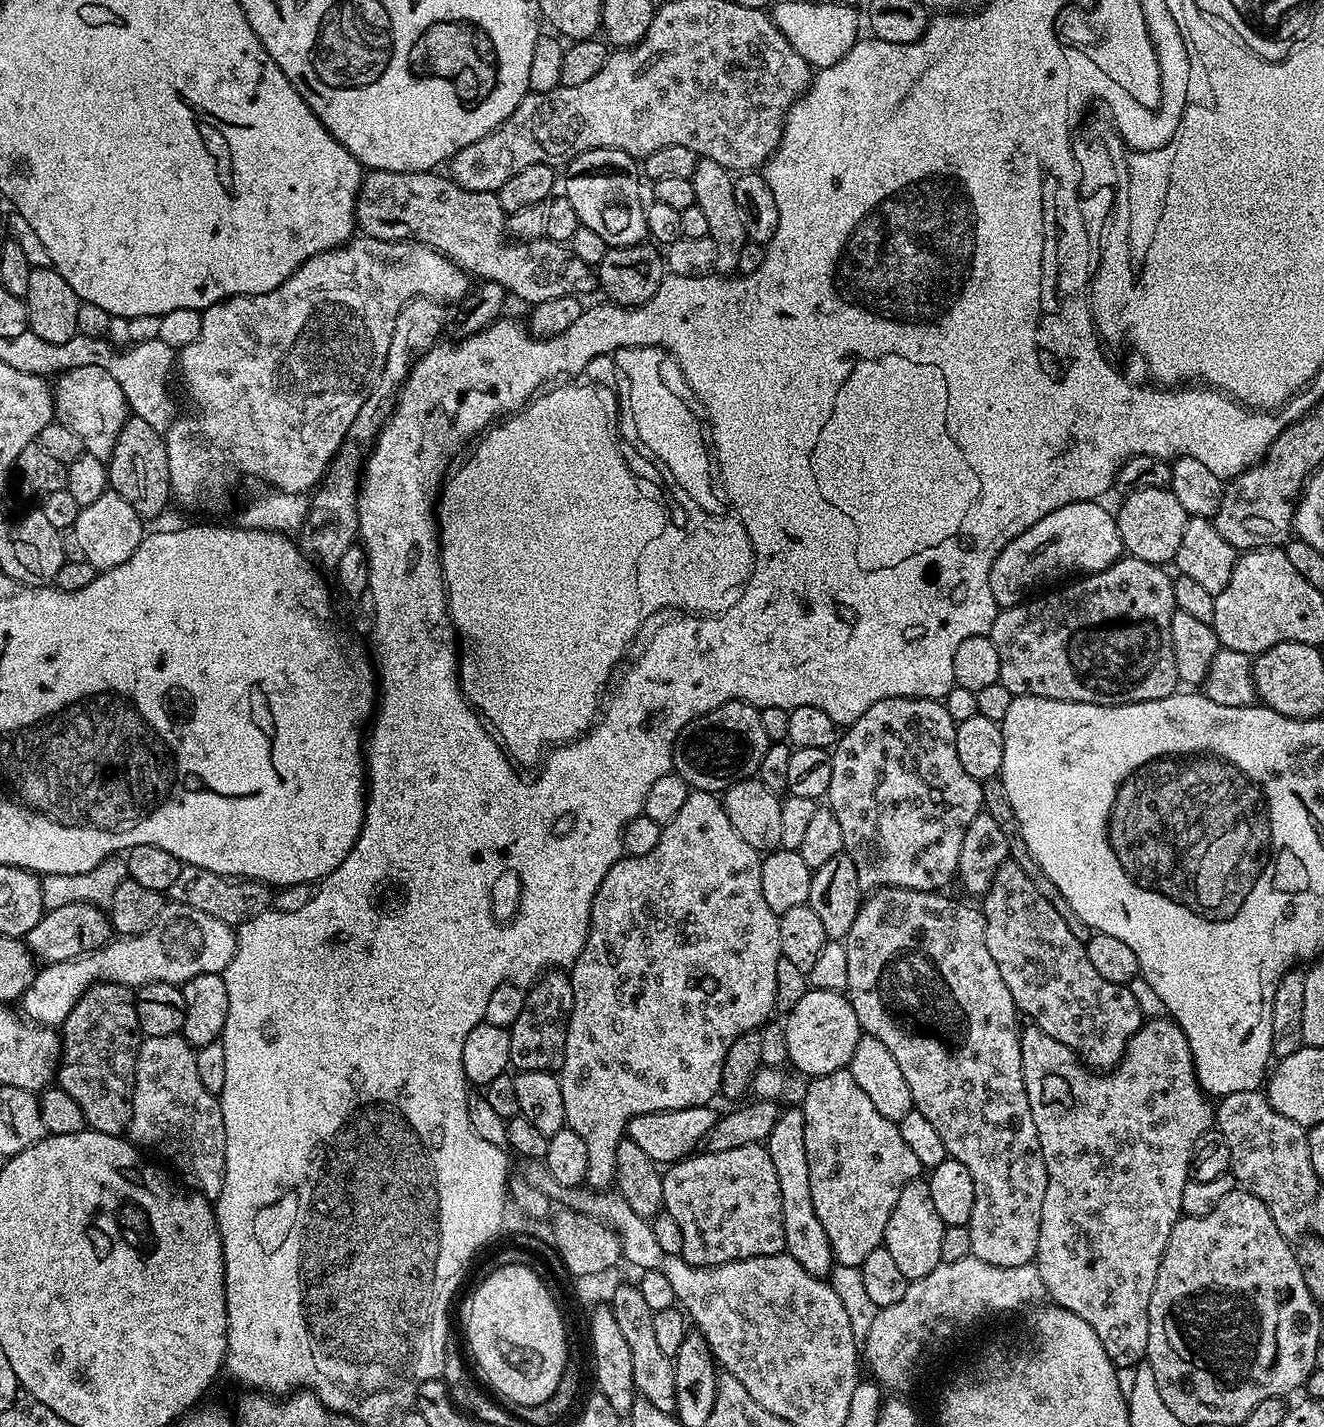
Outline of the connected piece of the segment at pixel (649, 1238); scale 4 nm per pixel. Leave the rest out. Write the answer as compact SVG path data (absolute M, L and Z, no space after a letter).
M528 1162L523 1165L524 1171L522 1176L534 1187L541 1191L542 1194L548 1196L550 1201L557 1202L561 1200L561 1205L567 1206L571 1211L581 1212L590 1218L594 1218L598 1222L602 1222L606 1227L613 1228L620 1239L622 1256L625 1261L636 1267L636 1270L656 1270L659 1269L660 1261L664 1259L664 1251L662 1246L658 1246L658 1241L654 1239L654 1230L651 1223L643 1220L638 1214L634 1214L634 1210L630 1210L629 1203L626 1198L622 1198L619 1192L615 1190L593 1190L587 1186L579 1188L567 1188L558 1182L554 1182L554 1178L550 1178L547 1168L540 1162Z

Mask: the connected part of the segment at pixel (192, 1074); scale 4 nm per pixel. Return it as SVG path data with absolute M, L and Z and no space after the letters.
M183 1035L162 1038L150 1036L141 1039L136 1059L132 1121L126 1136L145 1153L153 1157L165 1156L185 1176L183 1179L193 1180L188 1182L195 1185L205 1196L215 1198L220 1195L226 1170L226 1126L222 1122L219 1099L212 1096L210 1090L206 1090L206 1086L202 1086L198 1078L196 1049L184 1039Z

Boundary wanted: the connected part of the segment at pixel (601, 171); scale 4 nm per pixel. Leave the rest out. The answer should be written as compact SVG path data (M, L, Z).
M599 148L593 152L584 152L568 161L566 171L568 171L568 185L565 188L563 185L562 194L570 202L570 206L574 206L574 214L578 214L583 227L594 230L594 234L599 234L602 242L606 242L609 248L634 246L649 239L644 213L646 204L645 201L640 201L642 172L630 154L615 152L613 148Z

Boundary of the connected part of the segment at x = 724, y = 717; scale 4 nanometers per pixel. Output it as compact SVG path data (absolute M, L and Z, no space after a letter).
M728 700L722 706L694 718L680 731L672 743L673 769L688 783L689 789L698 792L723 794L730 786L743 780L751 780L759 773L762 758L766 755L770 741L766 738L766 729L762 727L760 709L746 700Z

